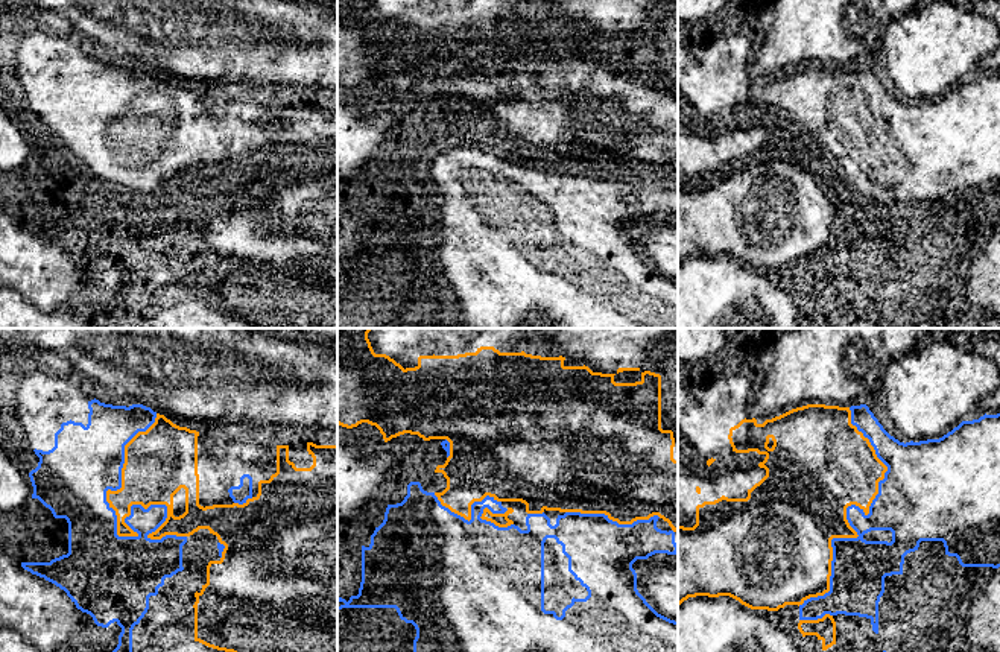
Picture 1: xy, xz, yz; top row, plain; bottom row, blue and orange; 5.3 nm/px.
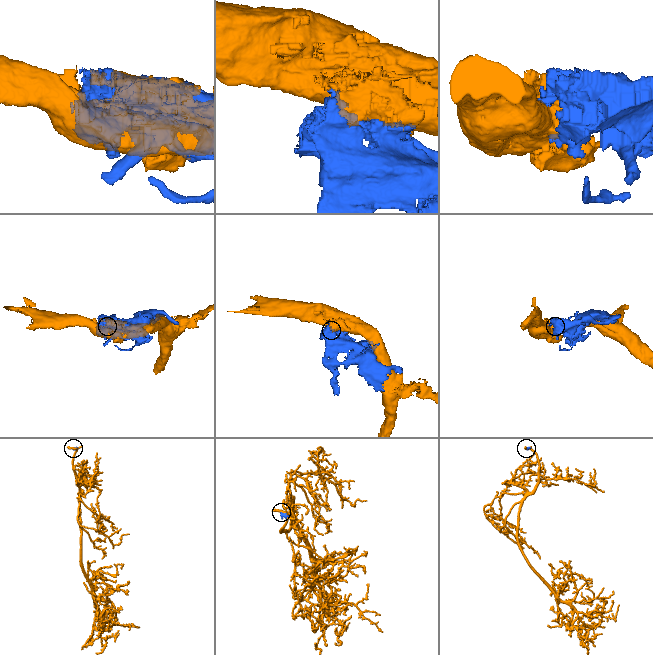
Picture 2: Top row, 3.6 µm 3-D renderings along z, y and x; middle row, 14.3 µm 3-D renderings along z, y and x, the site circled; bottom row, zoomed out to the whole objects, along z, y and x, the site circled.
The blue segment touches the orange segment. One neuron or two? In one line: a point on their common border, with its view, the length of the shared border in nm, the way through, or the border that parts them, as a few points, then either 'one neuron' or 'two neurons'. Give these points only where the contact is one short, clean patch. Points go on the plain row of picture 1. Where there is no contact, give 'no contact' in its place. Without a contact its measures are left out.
xy (120, 137) | 700 nm | two neurons

